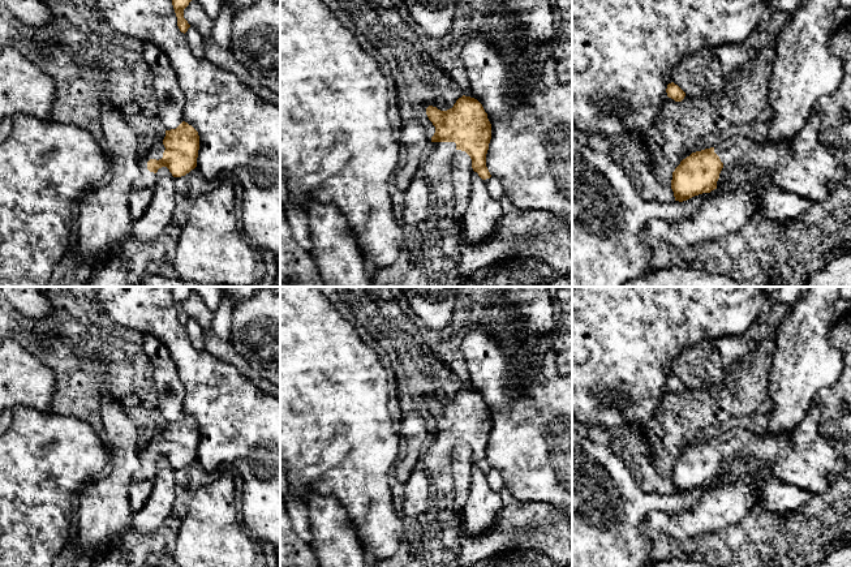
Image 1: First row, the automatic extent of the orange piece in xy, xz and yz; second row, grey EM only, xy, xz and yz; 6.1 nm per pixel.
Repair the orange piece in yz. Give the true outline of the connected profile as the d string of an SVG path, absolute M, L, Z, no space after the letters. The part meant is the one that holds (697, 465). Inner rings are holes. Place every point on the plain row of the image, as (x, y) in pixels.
M809 405L803 421L798 425L791 443L781 439L758 437L743 428L736 428L715 439L692 444L672 464L671 481L675 493L683 494L702 485L710 485L725 472L723 463L739 454L769 461L773 467L769 476L801 487L811 493L824 493L834 480L850 469L850 464L838 456L834 448L818 431L820 408Z

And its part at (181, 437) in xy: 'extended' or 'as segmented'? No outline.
extended

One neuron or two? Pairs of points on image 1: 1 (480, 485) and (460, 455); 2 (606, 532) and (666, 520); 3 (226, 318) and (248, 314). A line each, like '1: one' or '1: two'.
1: two
2: two
3: two

